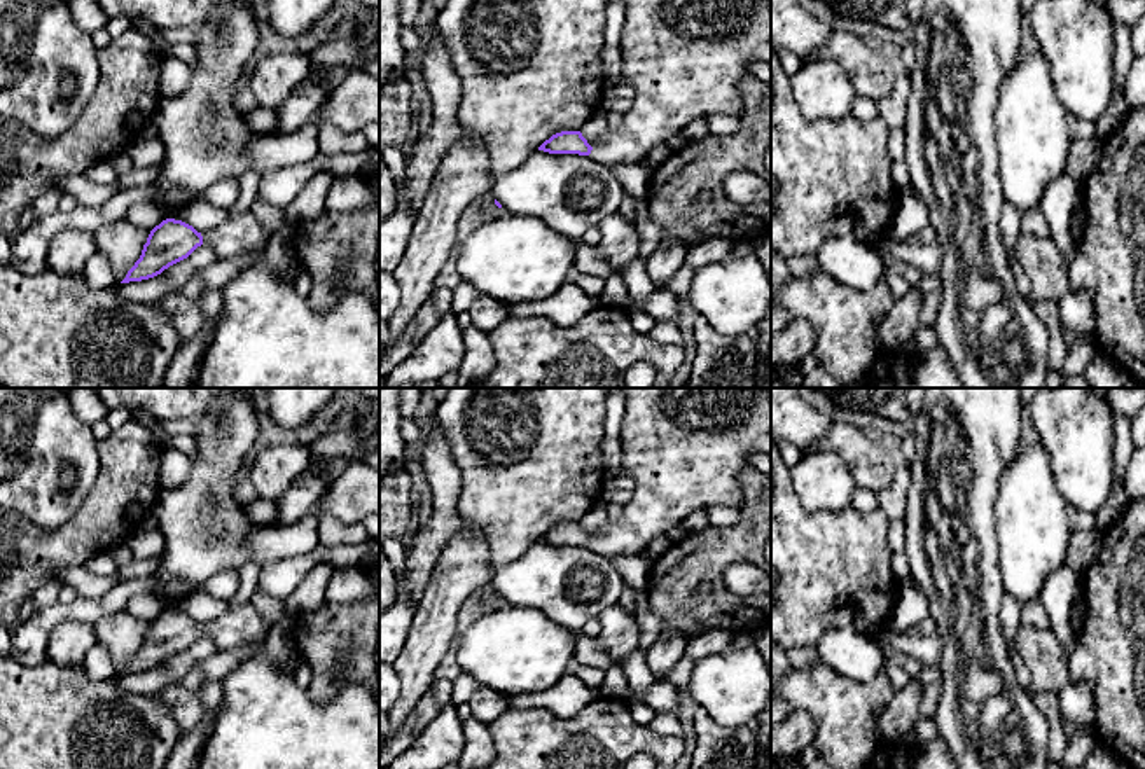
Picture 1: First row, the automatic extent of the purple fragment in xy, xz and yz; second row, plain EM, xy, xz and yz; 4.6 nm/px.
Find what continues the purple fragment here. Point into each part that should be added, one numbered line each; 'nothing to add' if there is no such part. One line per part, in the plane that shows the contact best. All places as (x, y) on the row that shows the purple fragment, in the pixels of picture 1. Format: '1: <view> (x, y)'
1: xy (243, 233)

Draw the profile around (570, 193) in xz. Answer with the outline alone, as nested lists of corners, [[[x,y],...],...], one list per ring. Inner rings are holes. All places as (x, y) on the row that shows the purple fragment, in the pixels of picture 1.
[[[538,149],[521,166],[495,180],[491,194],[507,213],[537,217],[575,241],[605,217],[617,213],[626,197],[610,168],[591,156],[549,154]]]

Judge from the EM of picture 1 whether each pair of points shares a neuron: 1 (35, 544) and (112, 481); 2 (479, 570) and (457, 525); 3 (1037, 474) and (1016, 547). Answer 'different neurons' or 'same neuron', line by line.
1: same neuron
2: different neurons
3: same neuron

